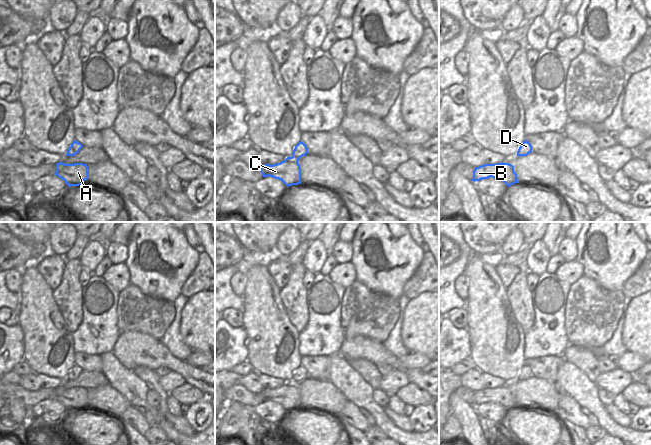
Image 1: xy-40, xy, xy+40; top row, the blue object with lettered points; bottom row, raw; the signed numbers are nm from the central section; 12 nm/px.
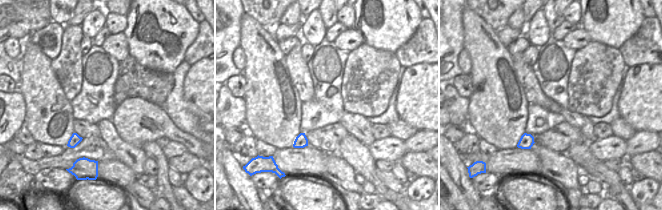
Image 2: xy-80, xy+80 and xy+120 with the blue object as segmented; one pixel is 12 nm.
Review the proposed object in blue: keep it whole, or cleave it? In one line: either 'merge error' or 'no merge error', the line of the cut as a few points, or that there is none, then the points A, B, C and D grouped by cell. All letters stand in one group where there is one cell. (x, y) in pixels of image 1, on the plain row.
merge error | xy (292, 380), (299, 382) | A B C / D

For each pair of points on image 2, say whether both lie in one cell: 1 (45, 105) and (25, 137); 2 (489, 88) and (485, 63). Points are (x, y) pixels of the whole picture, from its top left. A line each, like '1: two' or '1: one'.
1: two
2: one

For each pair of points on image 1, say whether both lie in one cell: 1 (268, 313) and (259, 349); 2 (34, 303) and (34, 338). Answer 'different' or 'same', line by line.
1: same
2: same

